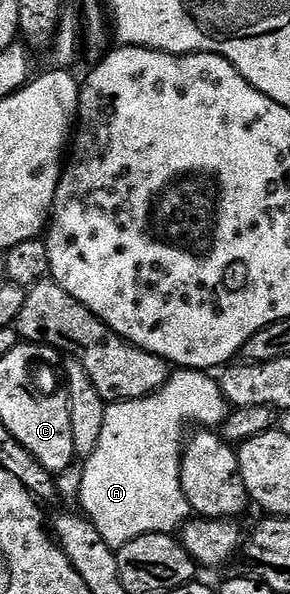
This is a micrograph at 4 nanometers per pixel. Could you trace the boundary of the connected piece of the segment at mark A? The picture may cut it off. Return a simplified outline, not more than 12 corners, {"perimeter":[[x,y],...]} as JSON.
{"perimeter":[[212,373],[106,405],[80,509],[116,548],[191,514],[185,421],[217,428]]}

